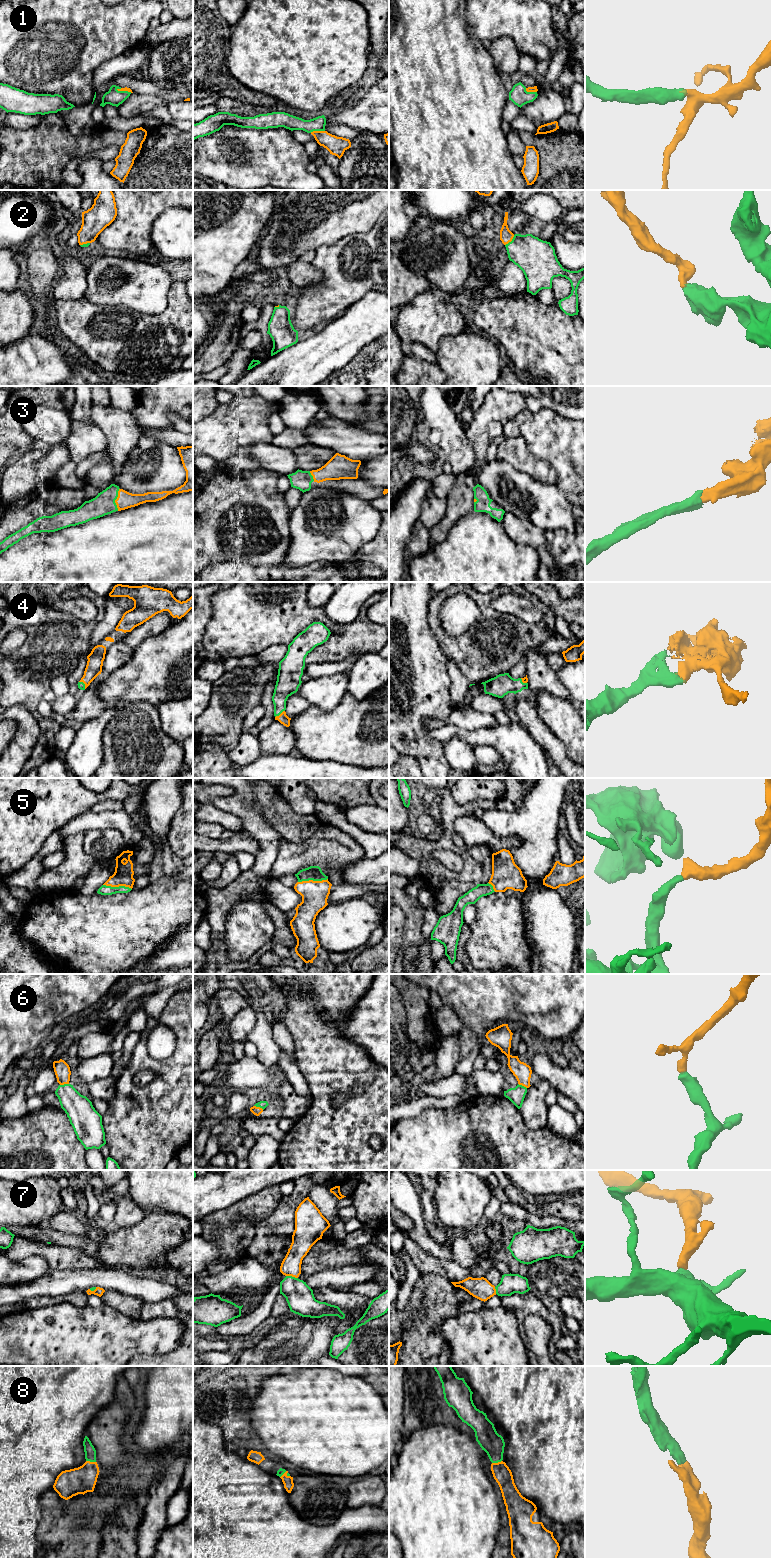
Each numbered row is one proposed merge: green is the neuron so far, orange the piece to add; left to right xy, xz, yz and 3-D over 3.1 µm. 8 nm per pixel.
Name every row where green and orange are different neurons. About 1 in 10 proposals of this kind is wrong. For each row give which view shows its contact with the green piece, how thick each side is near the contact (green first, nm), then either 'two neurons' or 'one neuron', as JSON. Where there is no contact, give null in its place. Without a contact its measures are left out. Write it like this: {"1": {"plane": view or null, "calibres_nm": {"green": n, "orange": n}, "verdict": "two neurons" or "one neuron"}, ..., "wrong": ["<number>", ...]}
{"1": {"plane": "xz", "calibres_nm": {"green": 120, "orange": 150}, "verdict": "one neuron"}, "2": {"plane": "yz", "calibres_nm": {"green": 300, "orange": 110}, "verdict": "one neuron"}, "3": {"plane": "xy", "calibres_nm": {"green": 180, "orange": 140}, "verdict": "one neuron"}, "4": {"plane": "xz", "calibres_nm": {"green": 180, "orange": 80}, "verdict": "one neuron"}, "5": {"plane": "xz", "calibres_nm": {"green": 120, "orange": 220}, "verdict": "one neuron"}, "6": {"plane": "xz", "calibres_nm": {"green": 60, "orange": 70}, "verdict": "one neuron"}, "7": {"plane": "xz", "calibres_nm": {"green": 220, "orange": 160}, "verdict": "one neuron"}, "8": {"plane": "xy", "calibres_nm": {"green": 100, "orange": 220}, "verdict": "one neuron"}, "wrong": []}

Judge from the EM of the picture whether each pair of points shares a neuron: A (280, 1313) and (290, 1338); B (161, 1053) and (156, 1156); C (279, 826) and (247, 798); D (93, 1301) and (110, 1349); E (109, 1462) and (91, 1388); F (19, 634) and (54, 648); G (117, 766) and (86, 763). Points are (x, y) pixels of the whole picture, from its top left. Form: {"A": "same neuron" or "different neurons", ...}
{"A": "different neurons", "B": "different neurons", "C": "different neurons", "D": "different neurons", "E": "different neurons", "F": "different neurons", "G": "different neurons"}

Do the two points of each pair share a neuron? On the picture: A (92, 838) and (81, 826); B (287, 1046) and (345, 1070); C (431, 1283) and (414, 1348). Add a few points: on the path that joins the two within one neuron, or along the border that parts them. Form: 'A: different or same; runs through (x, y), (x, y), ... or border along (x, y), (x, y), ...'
A: different; border along (108, 828), (89, 829), (85, 832)
B: different; border along (286, 1027), (292, 1036), (295, 1058)
C: same; runs through (431, 1299), (423, 1308), (419, 1332)

